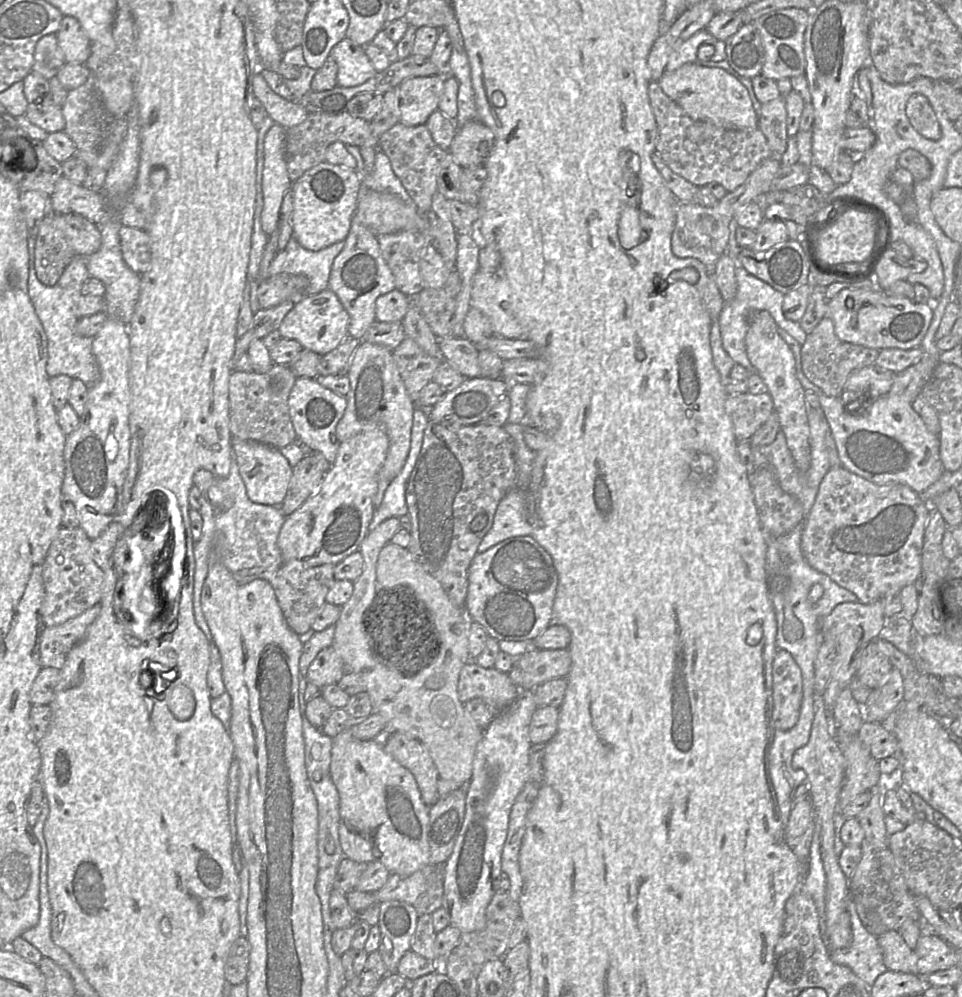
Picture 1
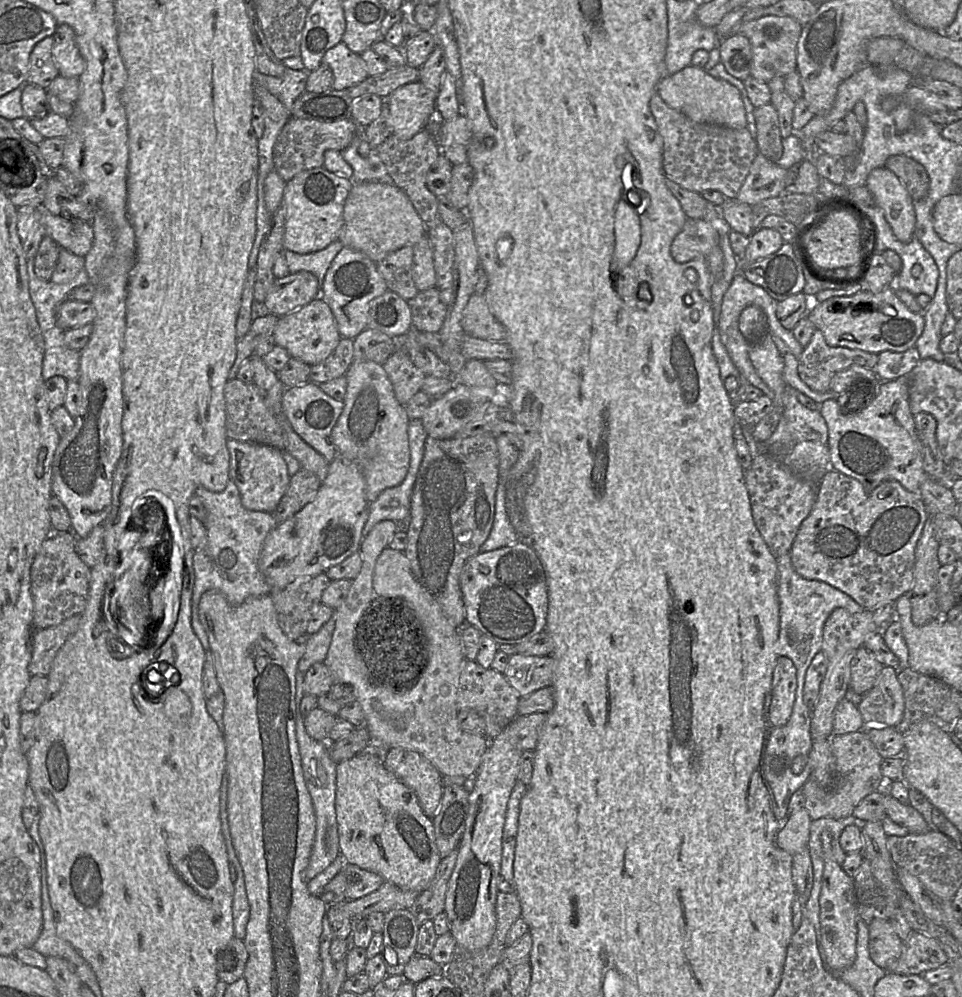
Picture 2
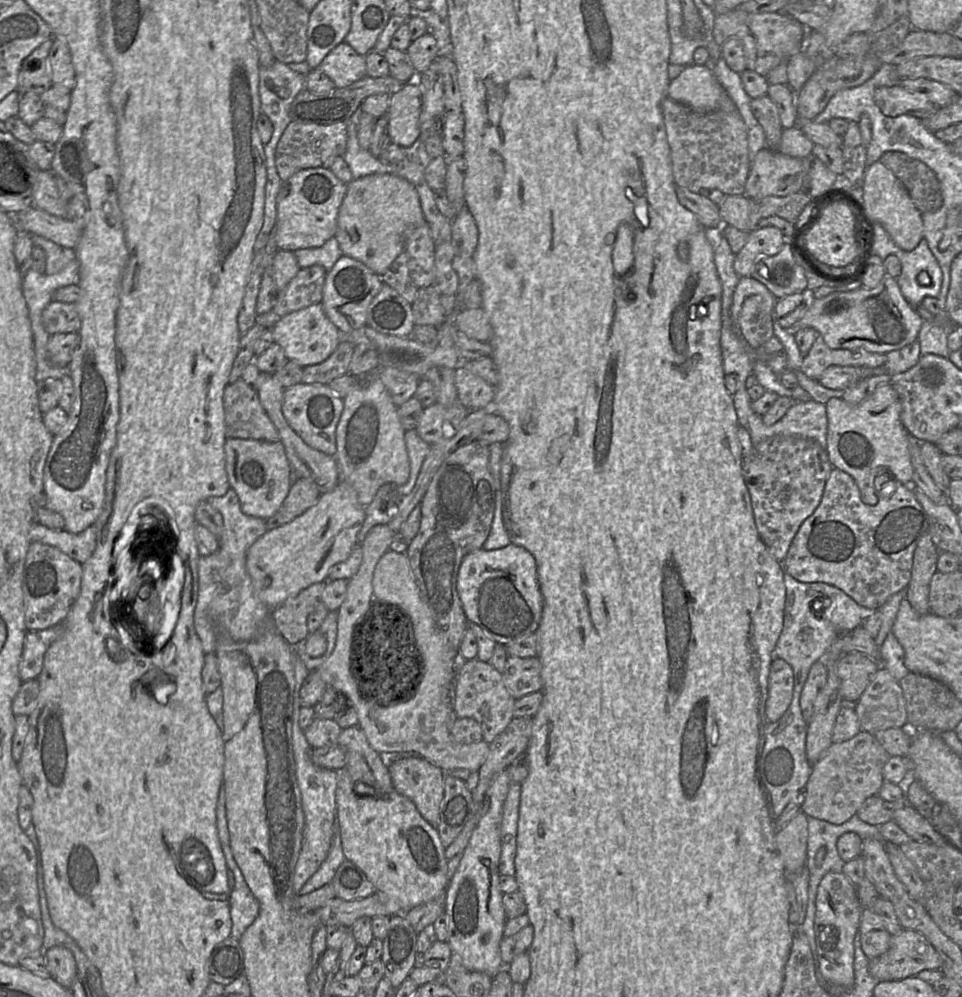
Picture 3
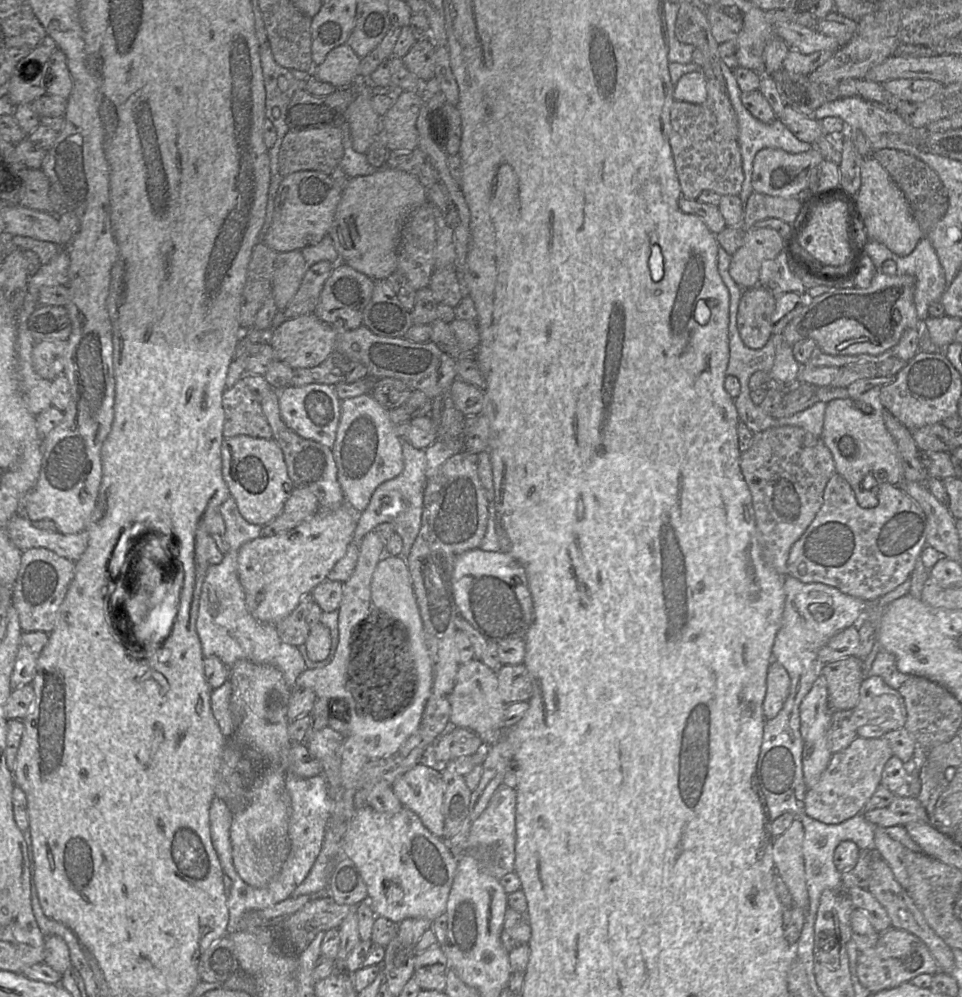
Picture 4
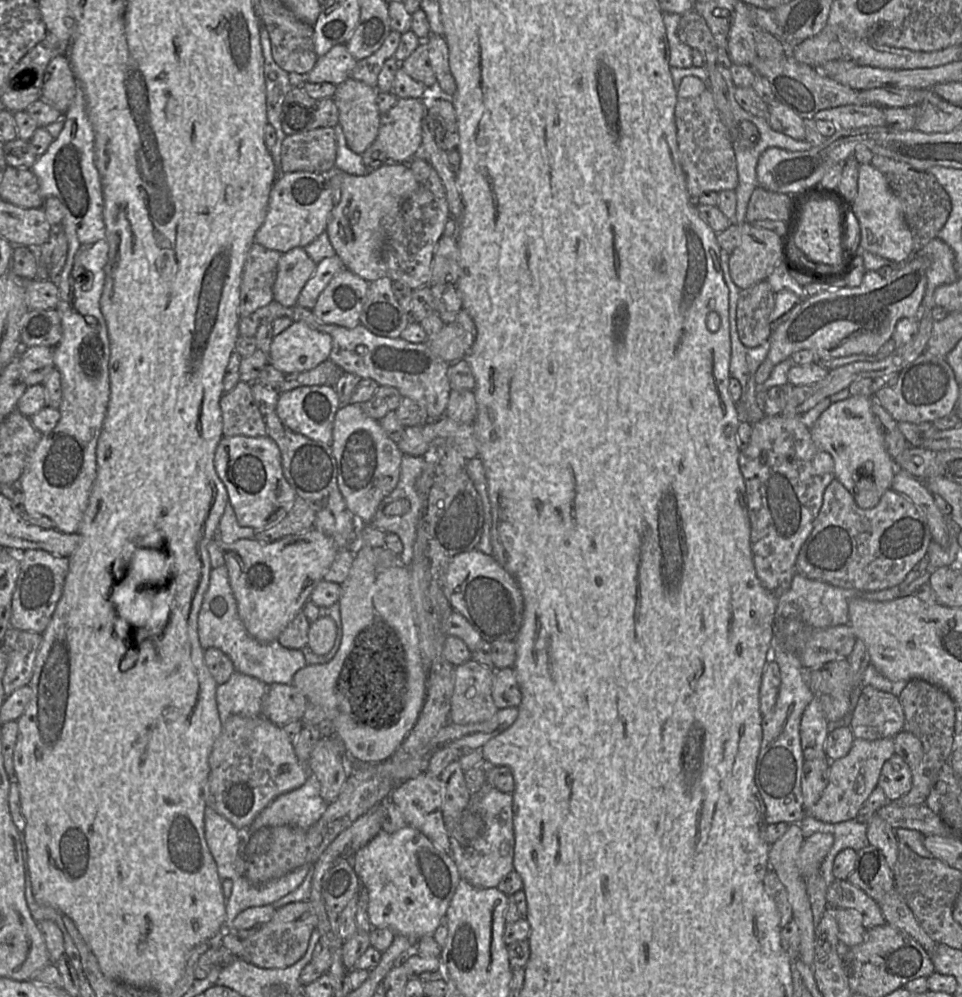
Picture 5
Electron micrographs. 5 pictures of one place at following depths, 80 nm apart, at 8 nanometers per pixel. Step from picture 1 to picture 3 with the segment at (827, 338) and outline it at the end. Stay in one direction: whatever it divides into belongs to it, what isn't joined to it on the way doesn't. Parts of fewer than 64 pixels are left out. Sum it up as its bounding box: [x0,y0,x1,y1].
[800,335,886,380]

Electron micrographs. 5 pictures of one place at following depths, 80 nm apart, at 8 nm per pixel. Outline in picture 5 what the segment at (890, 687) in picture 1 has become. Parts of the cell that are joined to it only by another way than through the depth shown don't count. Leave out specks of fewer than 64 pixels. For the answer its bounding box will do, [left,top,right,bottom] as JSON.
[850,686,904,741]

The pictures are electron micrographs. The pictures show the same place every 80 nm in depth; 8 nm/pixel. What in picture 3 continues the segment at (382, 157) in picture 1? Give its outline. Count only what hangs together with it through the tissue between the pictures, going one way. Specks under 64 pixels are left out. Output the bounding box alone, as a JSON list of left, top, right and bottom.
[343,117,386,179]

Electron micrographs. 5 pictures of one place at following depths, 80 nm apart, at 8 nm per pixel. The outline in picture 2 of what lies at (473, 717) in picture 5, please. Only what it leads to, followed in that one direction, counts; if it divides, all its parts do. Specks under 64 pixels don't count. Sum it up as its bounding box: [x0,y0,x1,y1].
[457,660,521,739]

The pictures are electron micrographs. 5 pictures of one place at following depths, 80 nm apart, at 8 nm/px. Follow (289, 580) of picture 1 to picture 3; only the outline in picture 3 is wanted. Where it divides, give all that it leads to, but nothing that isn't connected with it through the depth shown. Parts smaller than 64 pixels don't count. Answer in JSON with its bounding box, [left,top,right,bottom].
[271,582,326,646]

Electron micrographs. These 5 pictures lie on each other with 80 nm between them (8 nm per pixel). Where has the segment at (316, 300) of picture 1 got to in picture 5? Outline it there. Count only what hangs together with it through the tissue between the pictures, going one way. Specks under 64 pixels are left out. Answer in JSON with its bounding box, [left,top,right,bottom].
[269,322,330,374]

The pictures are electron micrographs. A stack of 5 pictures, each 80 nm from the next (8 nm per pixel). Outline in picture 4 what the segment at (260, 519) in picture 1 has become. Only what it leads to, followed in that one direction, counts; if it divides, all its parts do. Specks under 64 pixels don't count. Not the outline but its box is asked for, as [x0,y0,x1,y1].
[196,496,306,686]

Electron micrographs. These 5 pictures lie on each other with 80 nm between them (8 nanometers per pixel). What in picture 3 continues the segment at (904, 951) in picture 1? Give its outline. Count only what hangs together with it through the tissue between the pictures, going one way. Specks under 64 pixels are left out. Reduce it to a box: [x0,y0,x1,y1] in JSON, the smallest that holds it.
[858,909,891,960]

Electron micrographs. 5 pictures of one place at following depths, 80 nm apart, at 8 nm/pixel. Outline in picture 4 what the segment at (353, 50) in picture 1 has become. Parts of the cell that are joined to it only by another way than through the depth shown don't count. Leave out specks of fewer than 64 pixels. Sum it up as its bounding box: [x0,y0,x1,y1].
[312,43,361,88]

